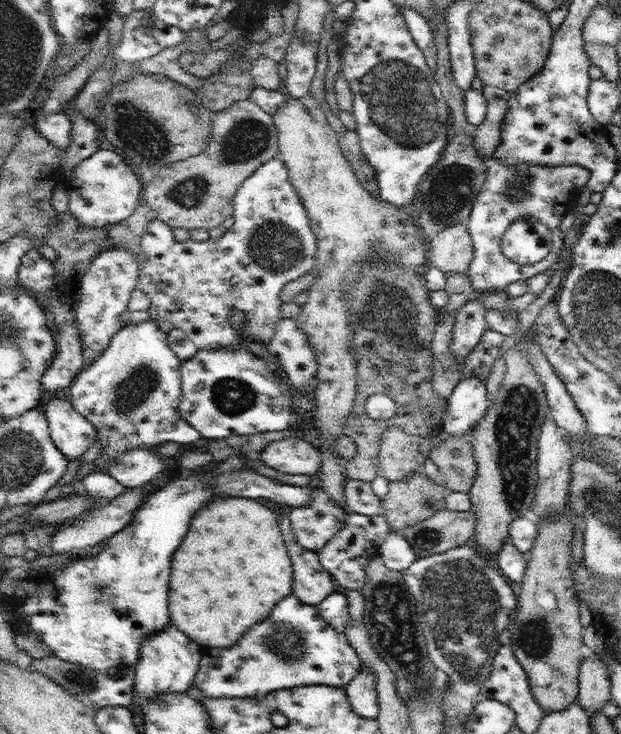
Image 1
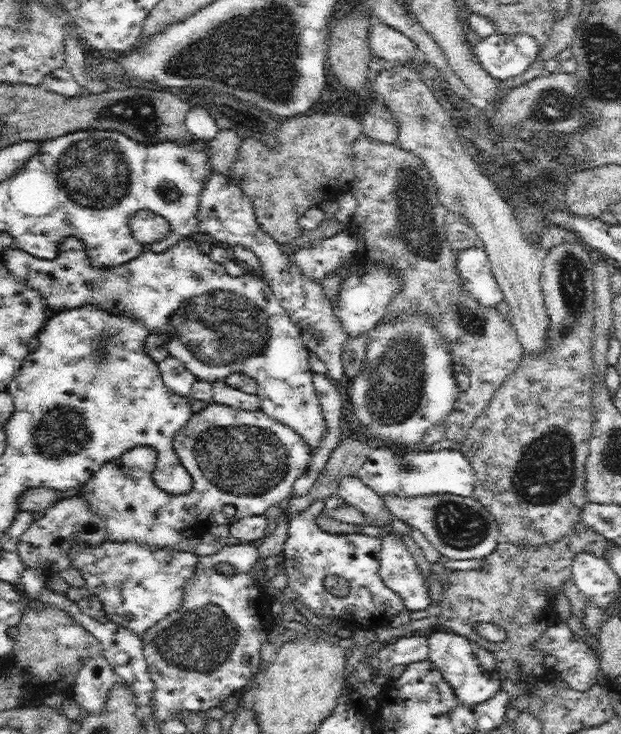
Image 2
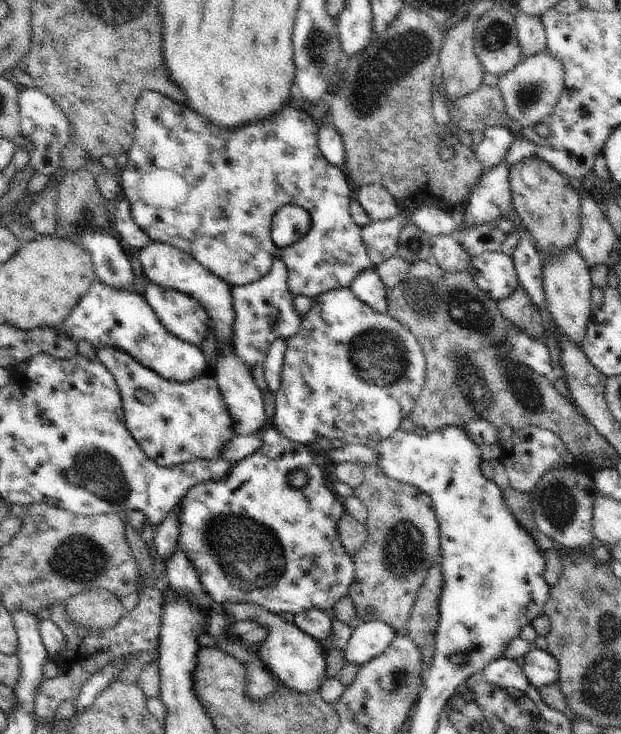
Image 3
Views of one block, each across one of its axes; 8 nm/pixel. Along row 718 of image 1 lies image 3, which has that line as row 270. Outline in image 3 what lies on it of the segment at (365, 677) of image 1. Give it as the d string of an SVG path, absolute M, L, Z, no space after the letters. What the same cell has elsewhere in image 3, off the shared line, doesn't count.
M376 270L358 275L349 286L351 291L370 308L380 314L388 313L387 286L382 282Z

